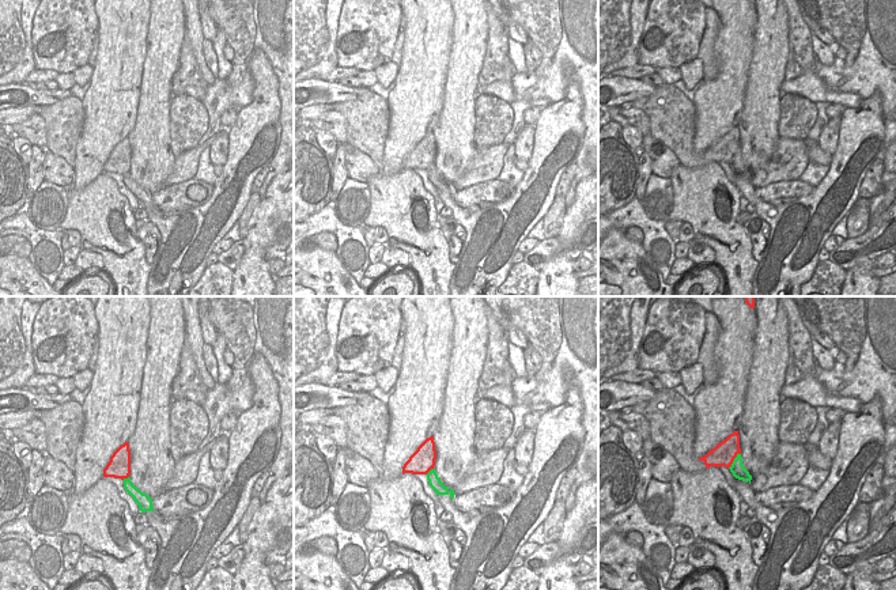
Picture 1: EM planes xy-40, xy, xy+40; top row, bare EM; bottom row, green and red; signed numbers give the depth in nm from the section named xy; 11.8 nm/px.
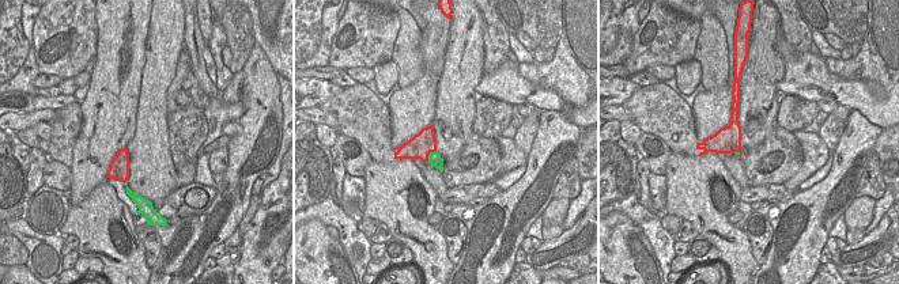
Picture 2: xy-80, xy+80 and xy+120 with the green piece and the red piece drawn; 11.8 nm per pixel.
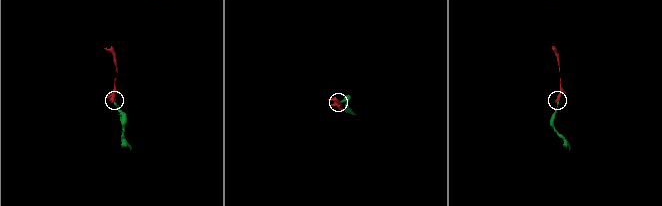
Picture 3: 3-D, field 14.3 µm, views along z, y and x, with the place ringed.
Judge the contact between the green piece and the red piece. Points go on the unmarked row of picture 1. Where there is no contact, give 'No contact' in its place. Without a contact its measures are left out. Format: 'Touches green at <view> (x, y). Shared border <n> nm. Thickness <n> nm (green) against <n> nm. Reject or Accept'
Touches green at xy+40 (733, 157). Shared border 240 nm. Thickness 160 nm (green) against 280 nm. Accept.

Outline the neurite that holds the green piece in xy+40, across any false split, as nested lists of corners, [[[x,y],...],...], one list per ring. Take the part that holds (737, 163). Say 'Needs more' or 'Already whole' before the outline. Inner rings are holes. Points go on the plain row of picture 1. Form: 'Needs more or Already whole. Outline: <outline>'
Needs more. Outline: [[[738,126],[730,129],[725,136],[718,139],[704,152],[700,152],[699,156],[704,158],[706,164],[710,162],[729,163],[736,174],[748,177],[751,179],[752,171],[742,159]]]

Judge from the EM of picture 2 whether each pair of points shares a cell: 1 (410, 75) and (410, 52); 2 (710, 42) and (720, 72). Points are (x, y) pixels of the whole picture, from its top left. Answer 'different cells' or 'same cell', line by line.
1: same cell
2: same cell

